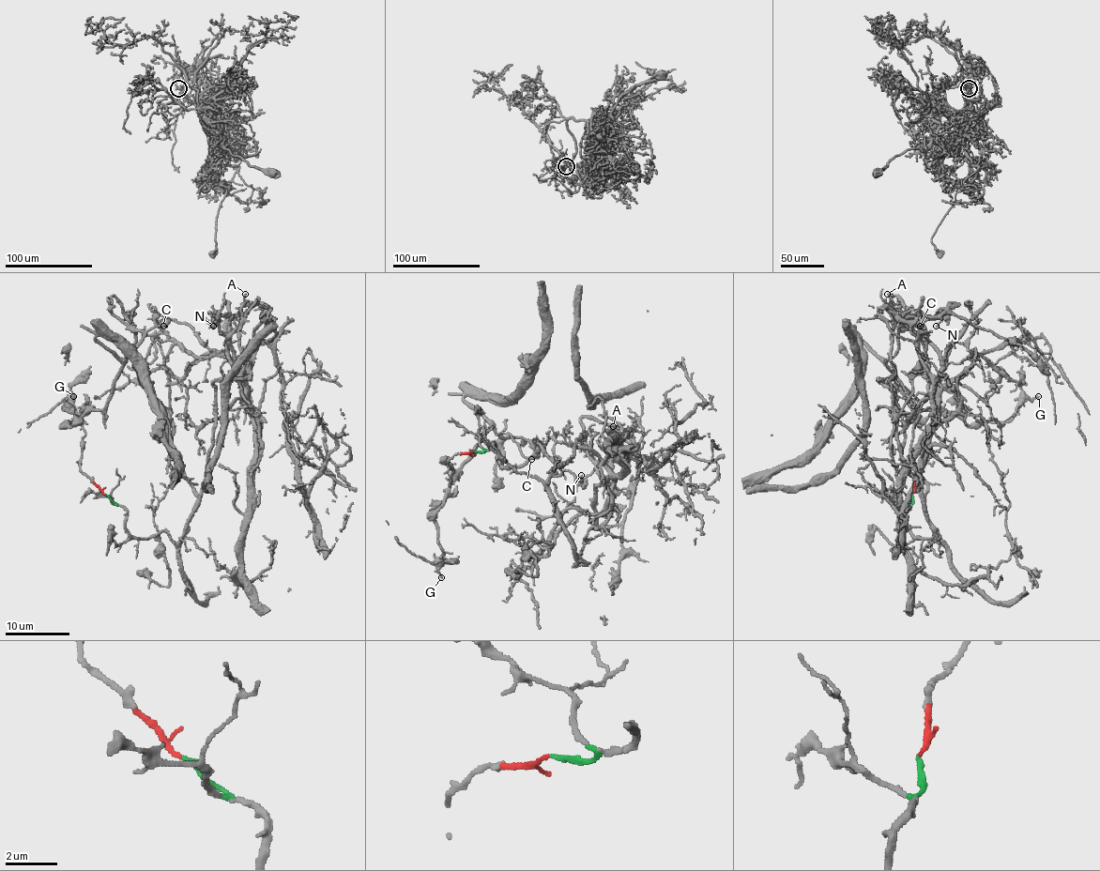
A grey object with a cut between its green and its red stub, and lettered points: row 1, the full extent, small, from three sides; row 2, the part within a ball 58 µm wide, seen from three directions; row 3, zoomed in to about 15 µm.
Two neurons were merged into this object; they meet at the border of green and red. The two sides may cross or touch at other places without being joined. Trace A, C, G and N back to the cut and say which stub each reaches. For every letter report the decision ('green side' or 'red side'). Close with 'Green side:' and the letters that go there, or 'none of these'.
A: green side
C: red side
G: red side
N: green side
Green side: A, N

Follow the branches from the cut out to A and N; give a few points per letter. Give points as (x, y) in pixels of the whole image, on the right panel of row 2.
A: (911, 495), (905, 526), (942, 542), (898, 441), (895, 396), (878, 380), (892, 374), (887, 294)
N: (911, 495), (905, 526), (942, 542), (878, 380), (893, 374), (907, 312), (937, 313), (936, 327)

